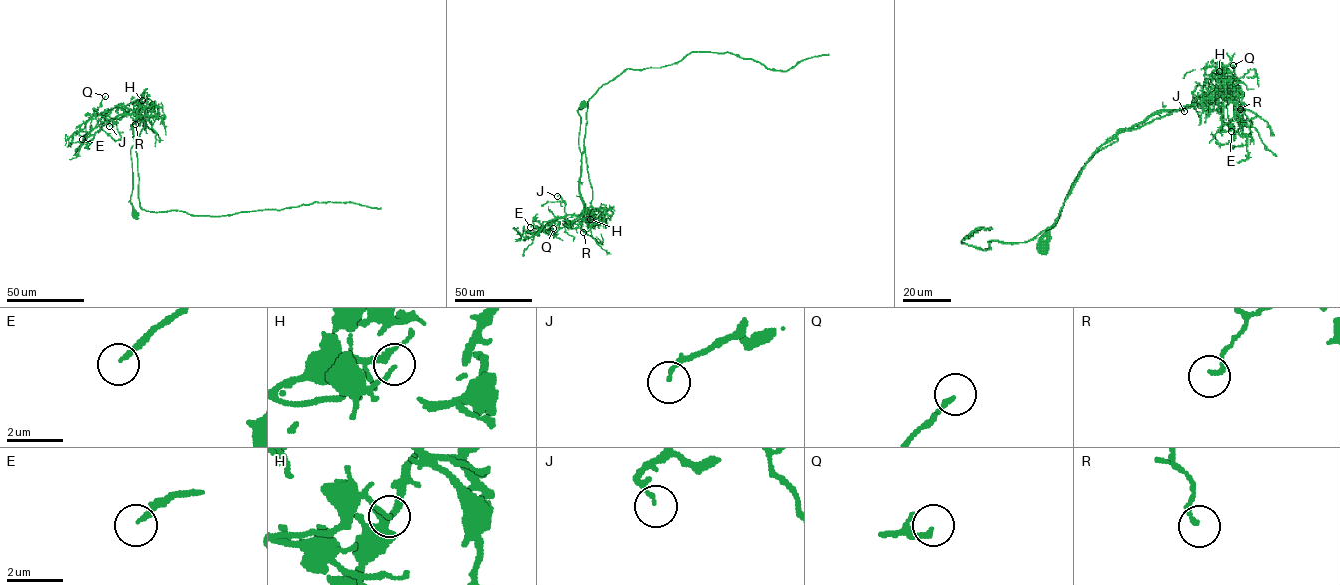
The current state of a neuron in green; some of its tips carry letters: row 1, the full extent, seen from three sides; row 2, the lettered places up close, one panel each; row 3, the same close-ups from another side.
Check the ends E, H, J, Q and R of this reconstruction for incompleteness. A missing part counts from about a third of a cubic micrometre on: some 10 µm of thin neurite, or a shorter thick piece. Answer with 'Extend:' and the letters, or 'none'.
Extend: E

